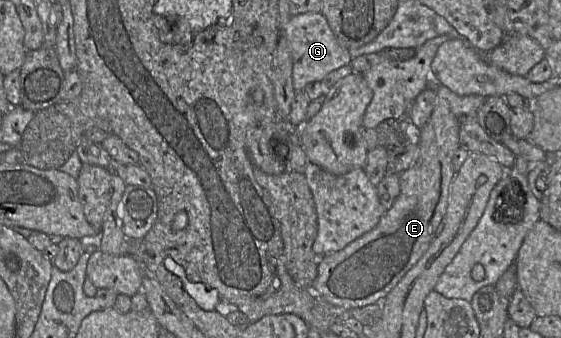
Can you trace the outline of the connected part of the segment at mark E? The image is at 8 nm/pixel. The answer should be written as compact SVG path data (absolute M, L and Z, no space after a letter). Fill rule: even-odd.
M436 84L435 91L436 101L429 120L417 131L417 134L413 134L417 142L416 158L407 170L399 174L400 193L392 207L385 211L373 230L349 243L342 250L321 256L318 261L317 276L310 290L332 305L351 310L373 303L382 303L388 293L424 255L443 228L449 186L455 176L452 157L460 148L460 118L475 116L487 98L480 95L460 96L439 84Z

